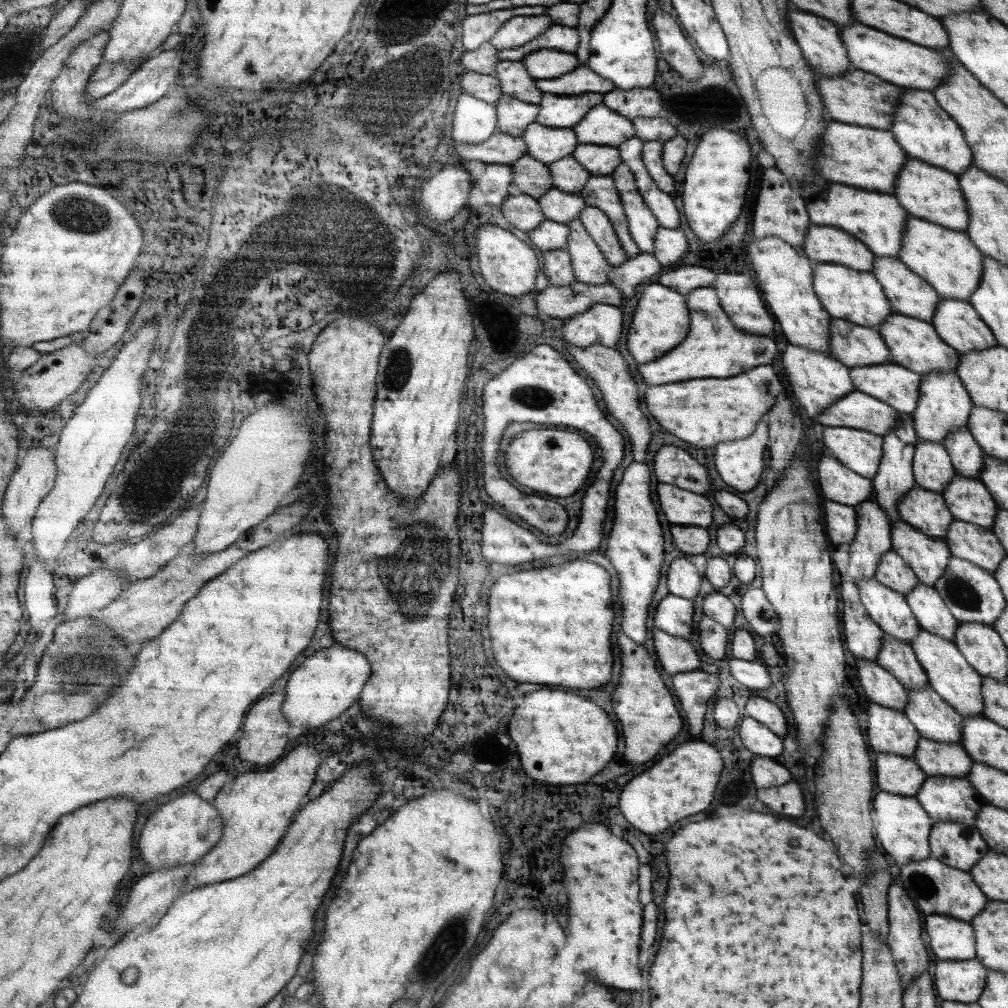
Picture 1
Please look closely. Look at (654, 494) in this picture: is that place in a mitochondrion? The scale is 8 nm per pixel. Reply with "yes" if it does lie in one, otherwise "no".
no

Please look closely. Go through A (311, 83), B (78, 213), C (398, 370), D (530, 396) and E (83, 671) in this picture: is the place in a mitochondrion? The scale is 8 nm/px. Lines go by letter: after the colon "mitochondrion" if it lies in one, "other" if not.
A: other
B: mitochondrion
C: mitochondrion
D: mitochondrion
E: mitochondrion

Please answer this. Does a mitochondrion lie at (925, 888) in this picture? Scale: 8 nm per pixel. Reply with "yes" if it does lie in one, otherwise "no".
yes

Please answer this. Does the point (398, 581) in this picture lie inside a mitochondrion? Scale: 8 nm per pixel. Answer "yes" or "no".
yes

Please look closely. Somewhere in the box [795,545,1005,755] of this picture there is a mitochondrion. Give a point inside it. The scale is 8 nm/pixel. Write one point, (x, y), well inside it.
(961, 592)

